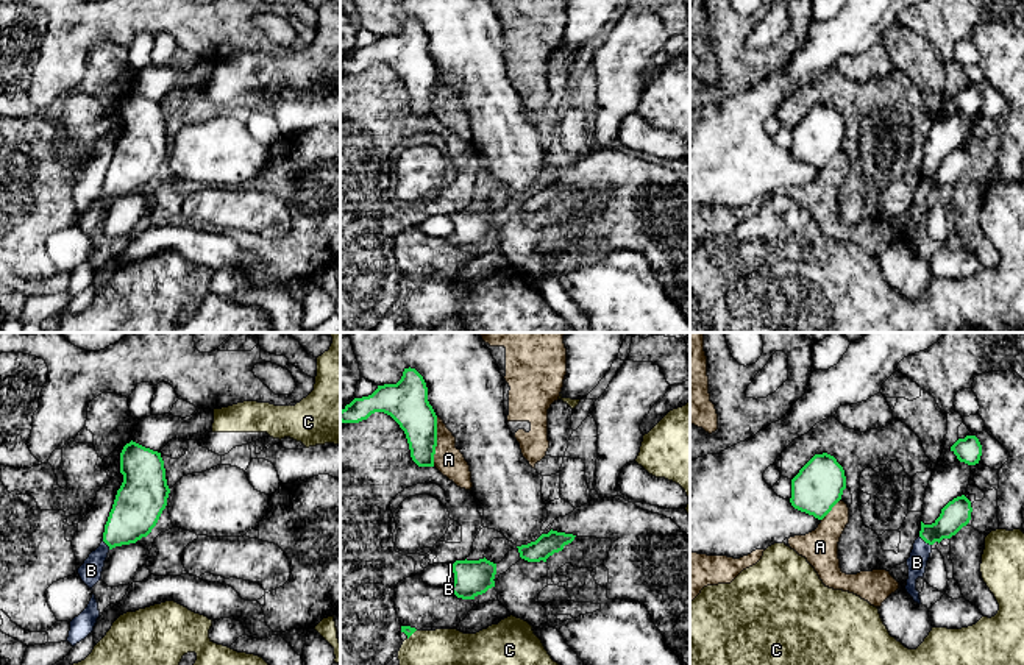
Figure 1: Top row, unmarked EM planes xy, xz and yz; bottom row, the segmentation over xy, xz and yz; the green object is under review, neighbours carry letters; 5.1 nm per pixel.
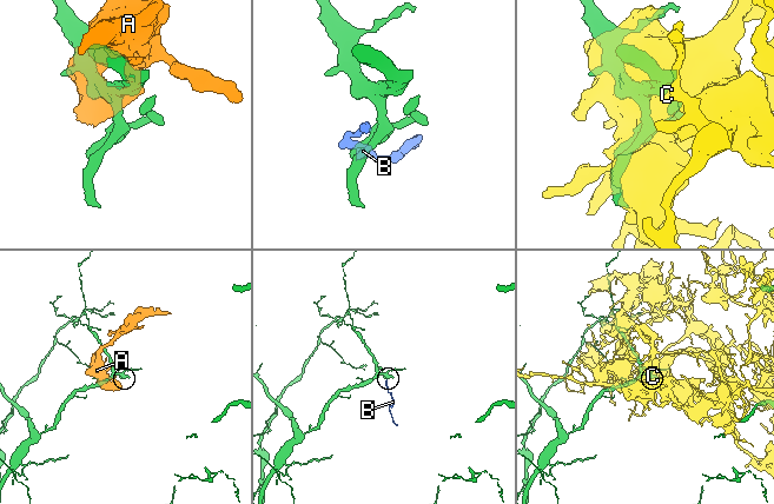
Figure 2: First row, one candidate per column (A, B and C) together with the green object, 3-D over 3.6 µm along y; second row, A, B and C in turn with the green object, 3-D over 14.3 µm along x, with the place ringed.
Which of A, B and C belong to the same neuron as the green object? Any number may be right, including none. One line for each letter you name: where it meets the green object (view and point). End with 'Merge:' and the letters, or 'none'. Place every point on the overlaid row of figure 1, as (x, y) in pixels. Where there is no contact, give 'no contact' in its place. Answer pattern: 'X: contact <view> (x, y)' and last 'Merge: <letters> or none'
B: contact yz (926, 542)
Merge: B

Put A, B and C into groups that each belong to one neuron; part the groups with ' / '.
A / B / C

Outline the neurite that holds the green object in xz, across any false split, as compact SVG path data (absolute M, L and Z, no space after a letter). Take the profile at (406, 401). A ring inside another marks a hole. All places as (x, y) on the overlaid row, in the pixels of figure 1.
M404 368L396 384L378 386L378 389L362 398L354 398L340 411L342 423L359 423L375 412L390 415L404 431L411 457L418 467L434 467L434 454L437 446L437 415L428 401L428 387L423 376L415 368Z

